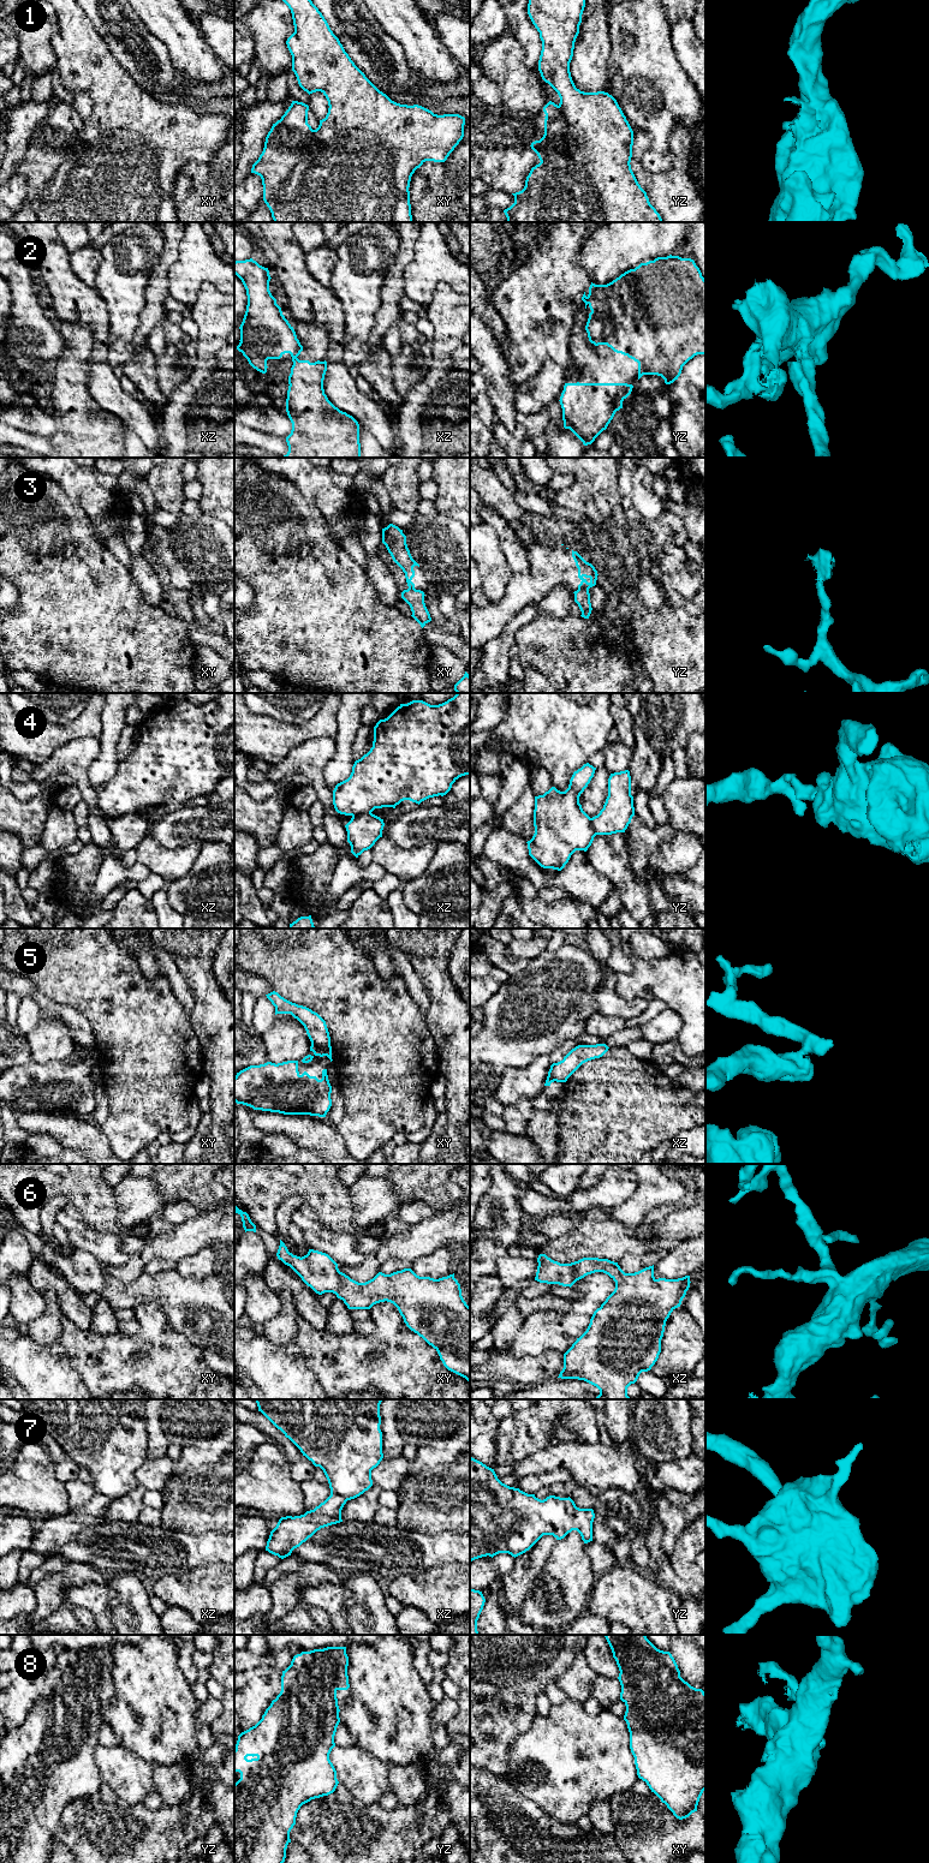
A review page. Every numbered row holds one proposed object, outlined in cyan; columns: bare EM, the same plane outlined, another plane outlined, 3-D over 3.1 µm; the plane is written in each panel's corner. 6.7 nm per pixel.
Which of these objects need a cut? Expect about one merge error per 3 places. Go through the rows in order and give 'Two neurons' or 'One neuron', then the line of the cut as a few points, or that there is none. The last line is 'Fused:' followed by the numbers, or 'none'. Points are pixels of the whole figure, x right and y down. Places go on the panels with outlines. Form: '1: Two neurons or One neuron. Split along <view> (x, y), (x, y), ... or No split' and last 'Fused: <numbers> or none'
1: Two neurons. Split along xy (314, 130), (305, 147), (308, 156), (273, 192), (263, 196)
2: One neuron. No split
3: Two neurons. Split along yz (578, 587), (588, 589)
4: Two neurons. Split along xz (370, 812), (352, 817)
5: Two neurons. Split along xy (311, 1042), (331, 1056)
6: One neuron. No split
7: One neuron. No split
8: One neuron. No split
Fused: 1, 3, 4, 5

